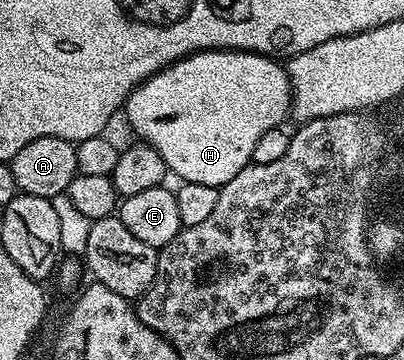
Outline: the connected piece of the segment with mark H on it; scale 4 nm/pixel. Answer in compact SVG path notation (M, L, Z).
M198 50L145 78L126 97L124 115L137 137L160 152L167 171L182 182L208 184L221 188L245 166L251 165L256 140L264 132L277 130L288 118L290 77L281 61L250 50Z

